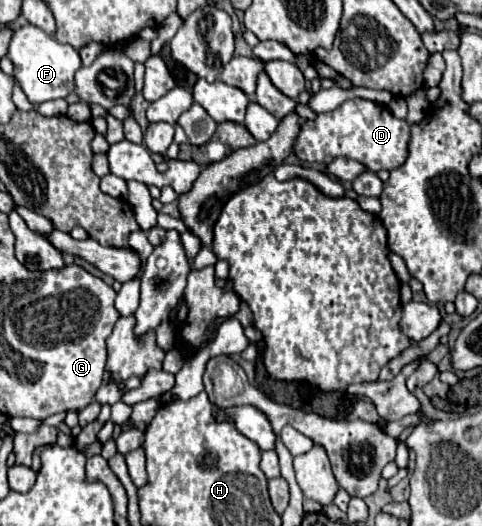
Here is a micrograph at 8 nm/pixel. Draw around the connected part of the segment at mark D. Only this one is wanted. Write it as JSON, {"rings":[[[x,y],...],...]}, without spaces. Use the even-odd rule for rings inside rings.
{"rings":[[[350,99],[338,109],[320,113],[316,121],[306,121],[298,139],[294,153],[310,163],[330,163],[336,157],[348,157],[364,163],[368,171],[392,171],[406,161],[406,147],[410,139],[410,125],[402,119],[396,119],[386,105]]]}

